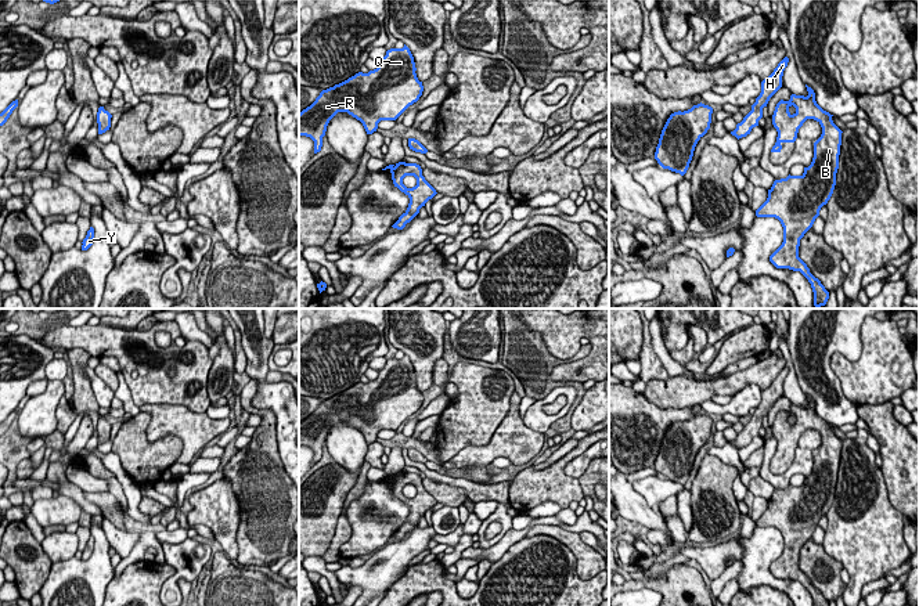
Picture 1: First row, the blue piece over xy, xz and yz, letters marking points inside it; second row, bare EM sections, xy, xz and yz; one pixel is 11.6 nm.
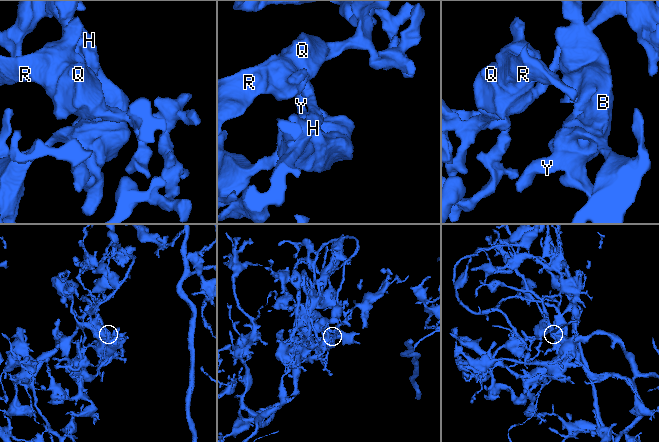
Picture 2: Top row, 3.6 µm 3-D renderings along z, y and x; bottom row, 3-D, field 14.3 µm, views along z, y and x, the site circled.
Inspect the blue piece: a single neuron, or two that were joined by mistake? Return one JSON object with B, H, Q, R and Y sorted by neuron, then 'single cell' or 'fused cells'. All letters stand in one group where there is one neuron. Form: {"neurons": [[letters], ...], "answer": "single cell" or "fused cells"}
{"neurons": [["B", "H", "Y"], ["Q", "R"]], "answer": "fused cells"}

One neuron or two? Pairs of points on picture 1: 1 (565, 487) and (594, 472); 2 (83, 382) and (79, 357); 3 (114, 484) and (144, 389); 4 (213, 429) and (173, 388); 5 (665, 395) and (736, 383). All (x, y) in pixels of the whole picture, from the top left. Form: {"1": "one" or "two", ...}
{"1": "one", "2": "one", "3": "two", "4": "two", "5": "one"}

